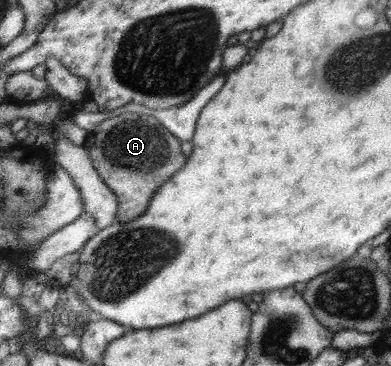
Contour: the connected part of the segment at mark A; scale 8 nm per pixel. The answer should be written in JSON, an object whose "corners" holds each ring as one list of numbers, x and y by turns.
{"corners":[[125,112,107,118,87,131,83,144,101,181,116,195,115,220,120,224,139,217,160,183,185,163,180,141,149,114]]}

